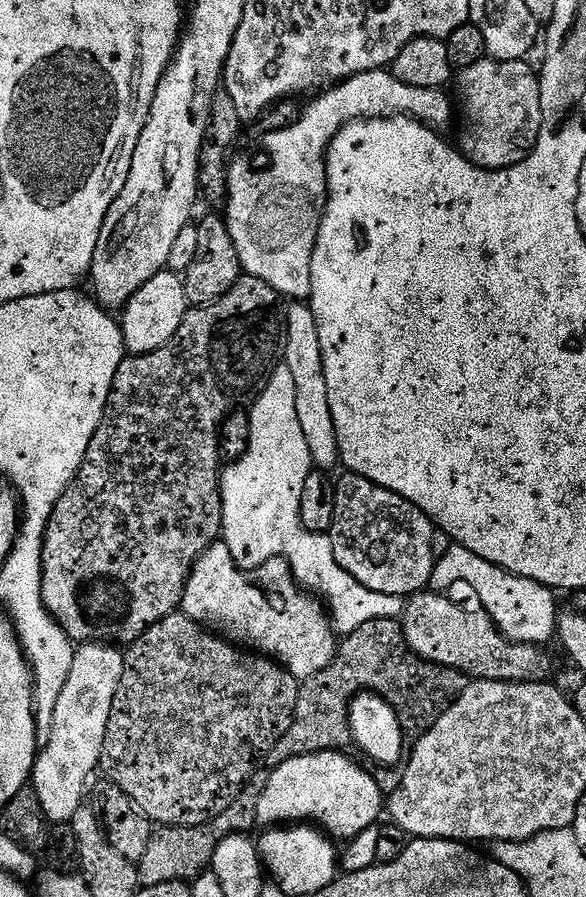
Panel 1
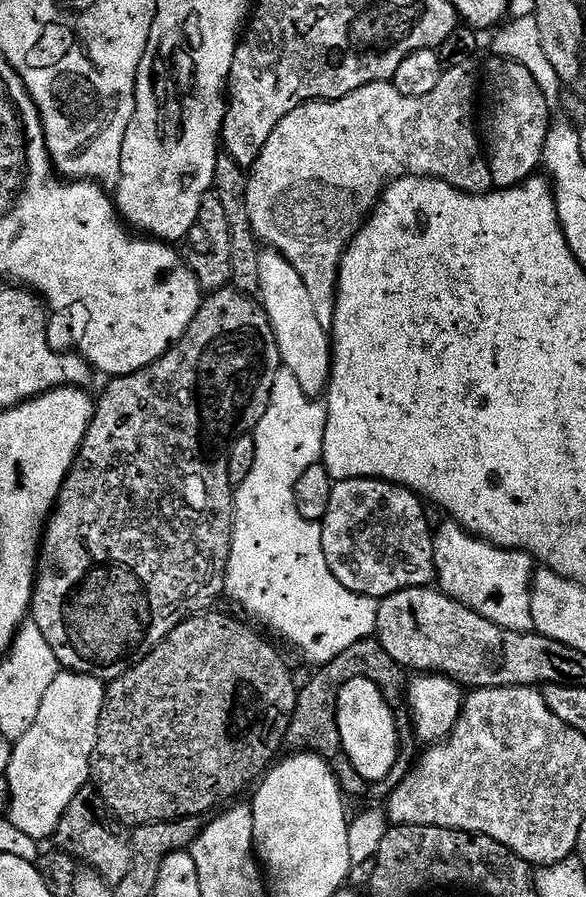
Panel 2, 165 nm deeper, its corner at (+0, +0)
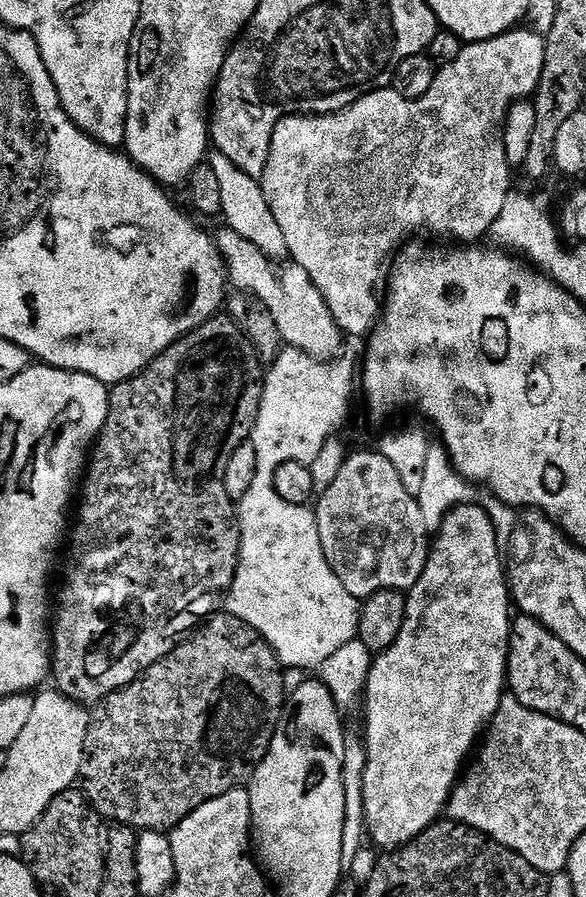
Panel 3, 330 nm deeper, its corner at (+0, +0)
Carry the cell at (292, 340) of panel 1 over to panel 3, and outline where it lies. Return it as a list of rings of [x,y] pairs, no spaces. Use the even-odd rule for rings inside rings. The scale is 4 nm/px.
[[[213,151],[210,156],[210,167],[214,175],[218,177],[218,194],[222,194],[222,206],[219,211],[224,215],[223,223],[233,228],[246,242],[252,242],[254,246],[273,262],[280,262],[288,256],[286,238],[282,234],[282,226],[274,218],[270,206],[266,202],[260,180],[250,178],[242,170],[238,170],[230,158],[226,158],[220,152]]]

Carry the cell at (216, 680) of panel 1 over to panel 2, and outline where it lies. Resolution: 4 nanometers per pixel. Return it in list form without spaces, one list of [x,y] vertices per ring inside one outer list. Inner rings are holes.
[[[208,610],[182,621],[179,626],[140,664],[135,664],[129,672],[107,685],[96,749],[92,755],[91,783],[96,783],[104,804],[116,816],[121,816],[131,826],[141,824],[161,824],[164,820],[184,820],[188,816],[203,817],[204,812],[211,813],[229,802],[235,801],[240,791],[249,784],[255,785],[277,759],[276,751],[285,747],[287,728],[295,712],[298,684],[292,681],[292,672],[288,664],[276,653],[276,648],[268,640],[263,640],[251,623],[243,624],[224,612]]]

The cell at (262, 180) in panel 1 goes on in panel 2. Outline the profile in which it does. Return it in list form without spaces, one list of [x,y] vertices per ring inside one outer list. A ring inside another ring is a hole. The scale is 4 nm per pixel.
[[[469,62],[447,69],[442,74],[438,86],[434,86],[434,90],[430,90],[430,94],[422,94],[422,98],[410,98],[398,94],[398,90],[391,82],[385,82],[383,84],[366,84],[363,88],[351,92],[349,96],[344,96],[341,100],[314,100],[307,104],[300,104],[290,114],[286,114],[282,118],[282,122],[278,122],[274,134],[270,134],[266,146],[262,146],[258,158],[248,172],[246,206],[250,210],[252,233],[255,234],[261,245],[267,246],[271,251],[281,252],[290,262],[290,266],[294,266],[294,270],[298,270],[298,274],[302,274],[302,282],[306,282],[306,290],[310,290],[310,299],[314,301],[318,322],[322,322],[324,328],[331,329],[334,322],[336,283],[340,277],[340,263],[344,252],[348,249],[350,241],[356,237],[356,233],[359,232],[364,221],[371,216],[372,209],[384,195],[384,189],[389,181],[399,180],[401,176],[406,175],[433,176],[439,180],[445,180],[460,192],[477,194],[487,192],[493,187],[492,175],[488,169],[485,153],[482,151],[482,140],[478,135],[478,80],[476,84],[474,65],[475,63]]]

